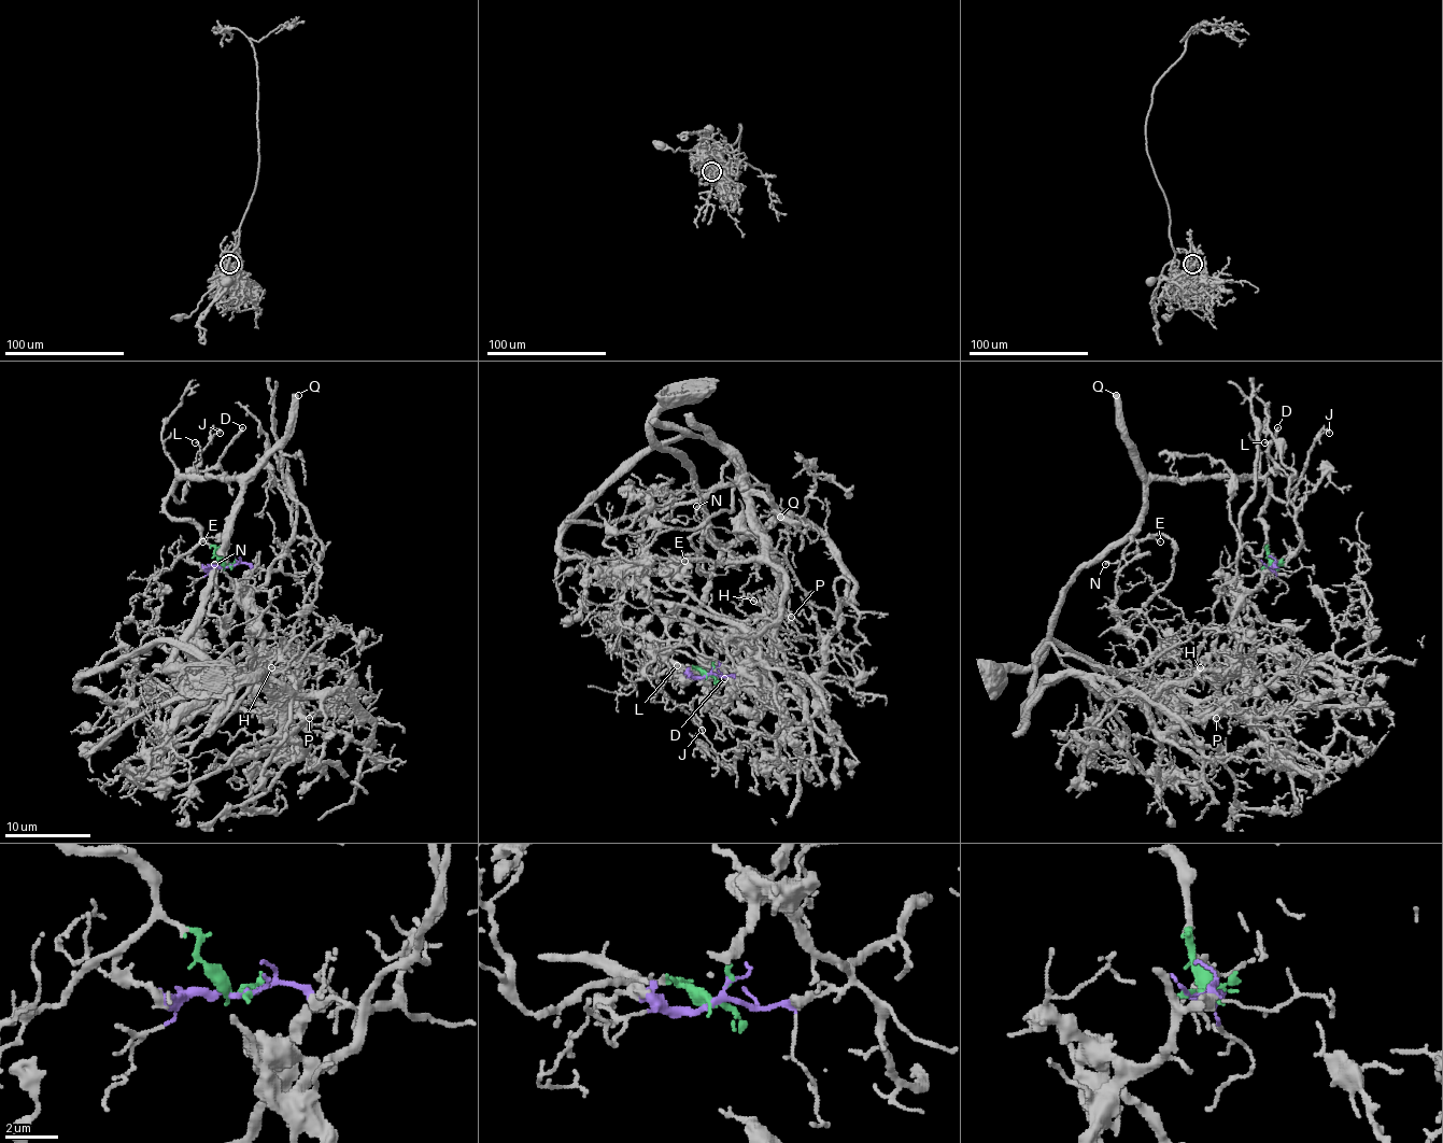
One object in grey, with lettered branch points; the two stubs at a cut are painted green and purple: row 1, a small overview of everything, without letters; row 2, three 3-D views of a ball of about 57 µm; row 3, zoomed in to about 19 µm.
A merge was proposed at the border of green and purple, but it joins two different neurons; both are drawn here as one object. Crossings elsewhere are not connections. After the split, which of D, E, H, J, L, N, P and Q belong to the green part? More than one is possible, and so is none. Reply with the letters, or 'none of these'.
D, E, J, L, N, Q

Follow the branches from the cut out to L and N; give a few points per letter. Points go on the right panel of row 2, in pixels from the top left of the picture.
L: (1271, 565), (1258, 516), (1262, 511), (1267, 488), (1258, 478), (1269, 465), (1269, 446), (1264, 441)
N: (1271, 565), (1258, 516), (1267, 494), (1262, 480), (1234, 476), (1150, 482), (1133, 537), (1135, 550), (1105, 565)

